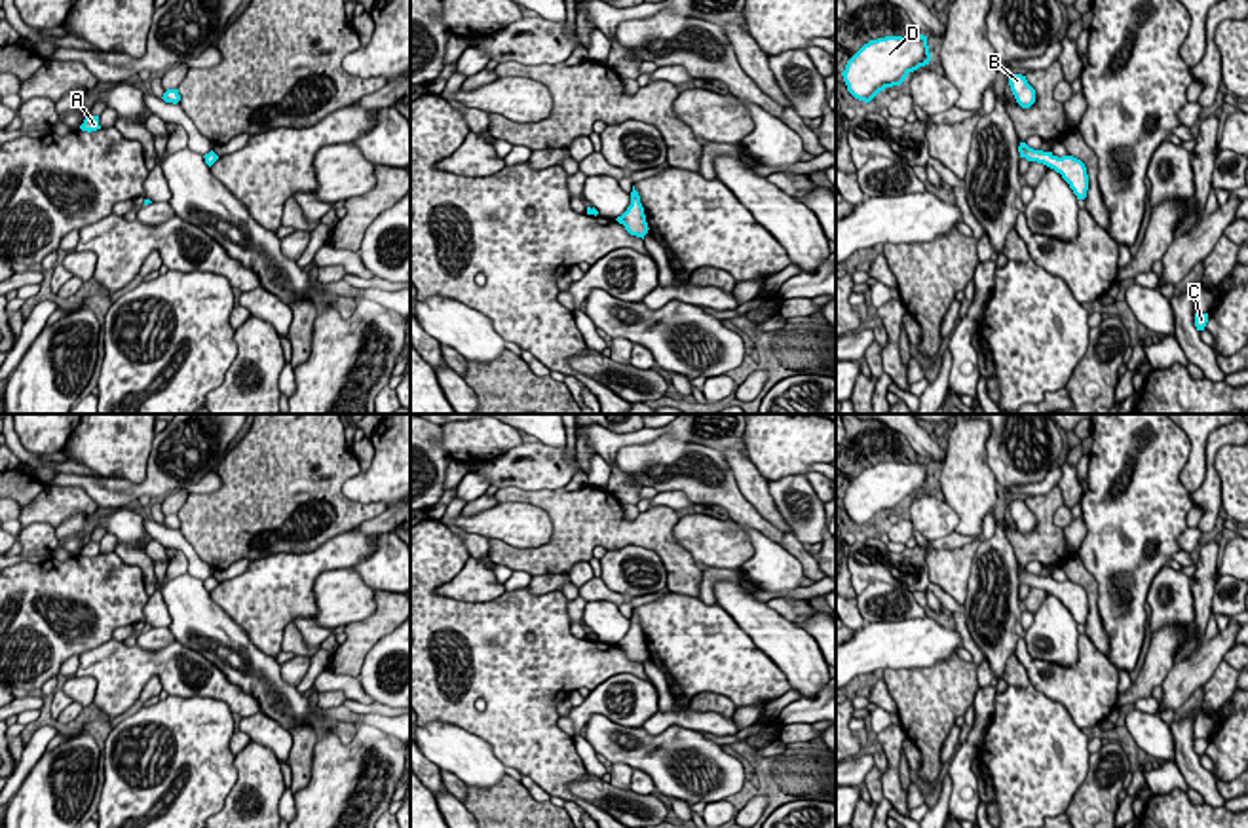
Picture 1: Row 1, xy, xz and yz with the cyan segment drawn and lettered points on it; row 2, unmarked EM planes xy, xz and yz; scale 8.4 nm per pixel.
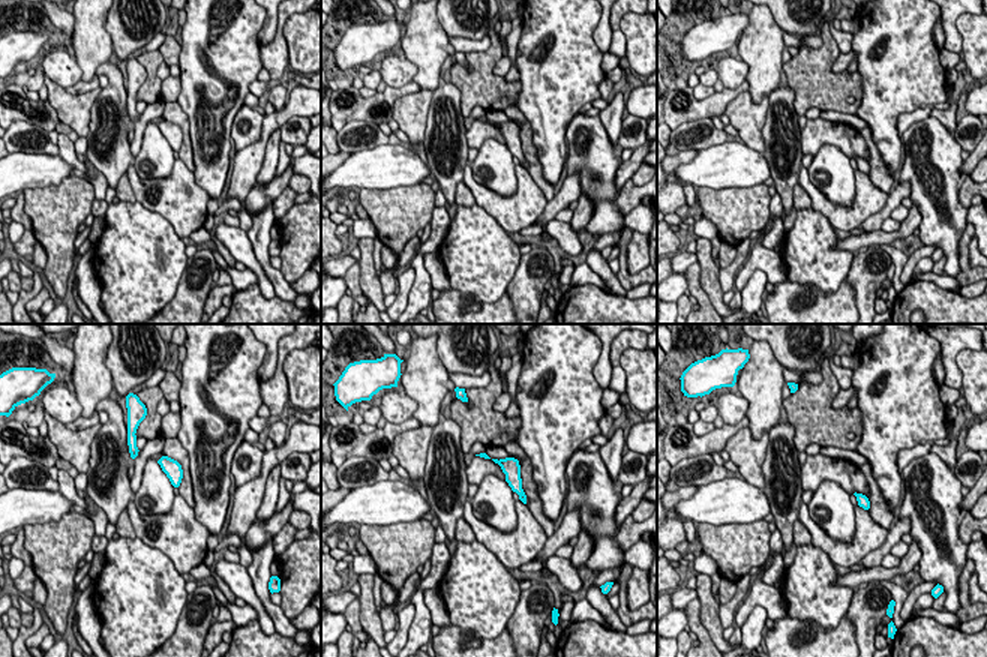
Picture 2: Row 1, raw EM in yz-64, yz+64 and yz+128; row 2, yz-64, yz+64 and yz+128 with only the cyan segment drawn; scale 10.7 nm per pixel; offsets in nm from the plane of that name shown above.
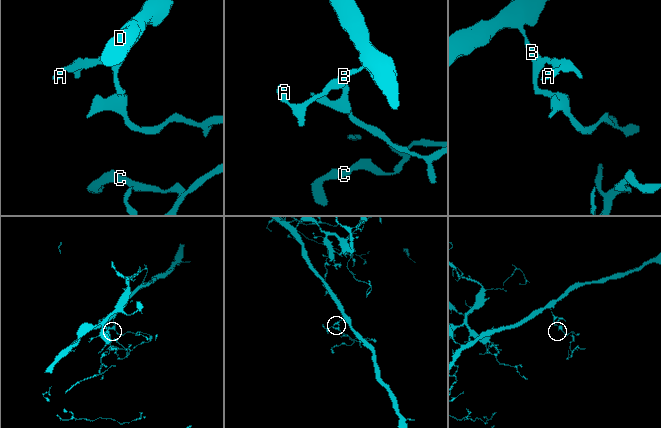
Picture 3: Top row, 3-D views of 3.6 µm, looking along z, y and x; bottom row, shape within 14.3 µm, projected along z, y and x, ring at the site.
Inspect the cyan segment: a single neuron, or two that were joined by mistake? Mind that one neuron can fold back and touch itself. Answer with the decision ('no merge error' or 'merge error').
merge error

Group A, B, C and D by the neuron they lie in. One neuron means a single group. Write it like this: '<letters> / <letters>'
A B D / C

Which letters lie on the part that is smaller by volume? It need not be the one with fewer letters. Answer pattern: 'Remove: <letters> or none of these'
Remove: C

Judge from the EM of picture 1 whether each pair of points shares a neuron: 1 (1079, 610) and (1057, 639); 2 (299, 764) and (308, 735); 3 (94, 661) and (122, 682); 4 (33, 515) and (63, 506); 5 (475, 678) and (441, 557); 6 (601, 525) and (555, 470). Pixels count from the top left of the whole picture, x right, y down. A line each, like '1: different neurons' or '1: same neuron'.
1: different neurons
2: same neuron
3: same neuron
4: same neuron
5: same neuron
6: different neurons

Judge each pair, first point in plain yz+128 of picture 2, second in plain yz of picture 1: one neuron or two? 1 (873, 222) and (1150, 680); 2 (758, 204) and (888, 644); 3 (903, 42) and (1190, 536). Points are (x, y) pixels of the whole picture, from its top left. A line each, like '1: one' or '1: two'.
1: one
2: two
3: two

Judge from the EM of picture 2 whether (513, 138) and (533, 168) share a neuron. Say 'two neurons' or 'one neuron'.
one neuron

